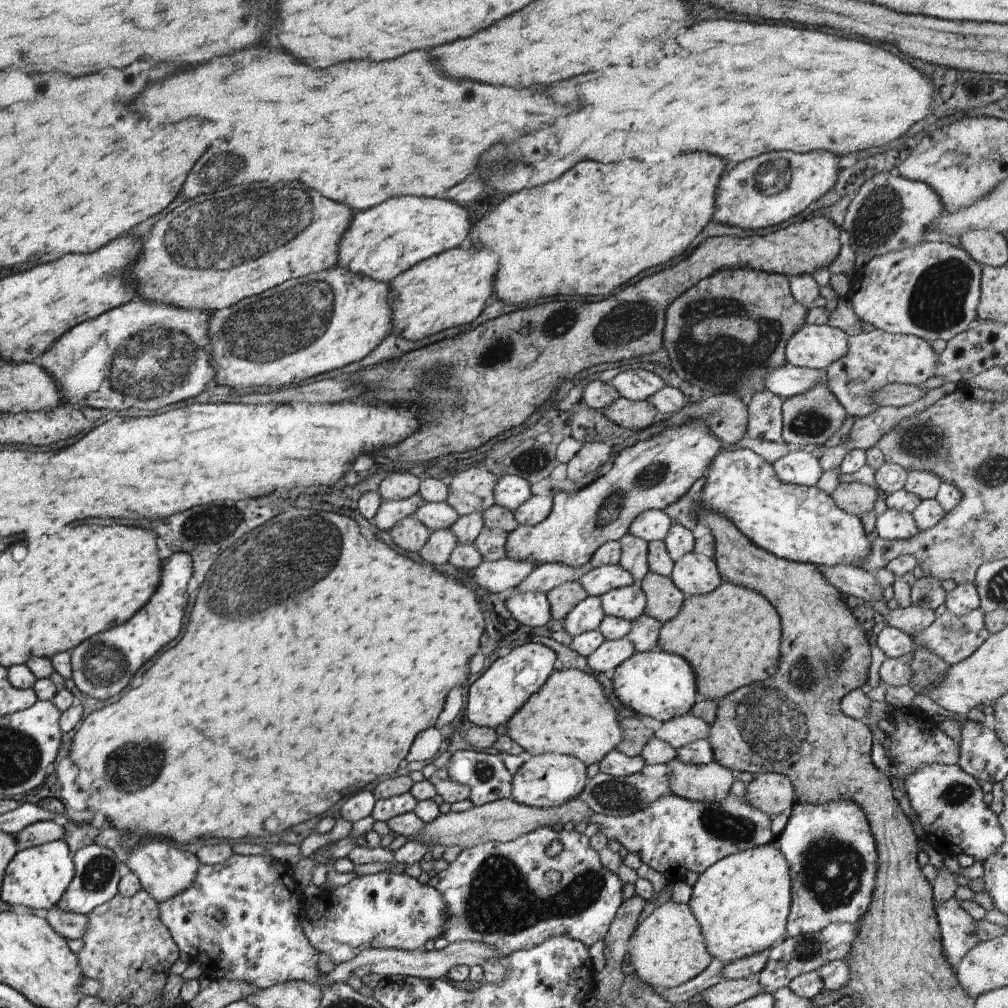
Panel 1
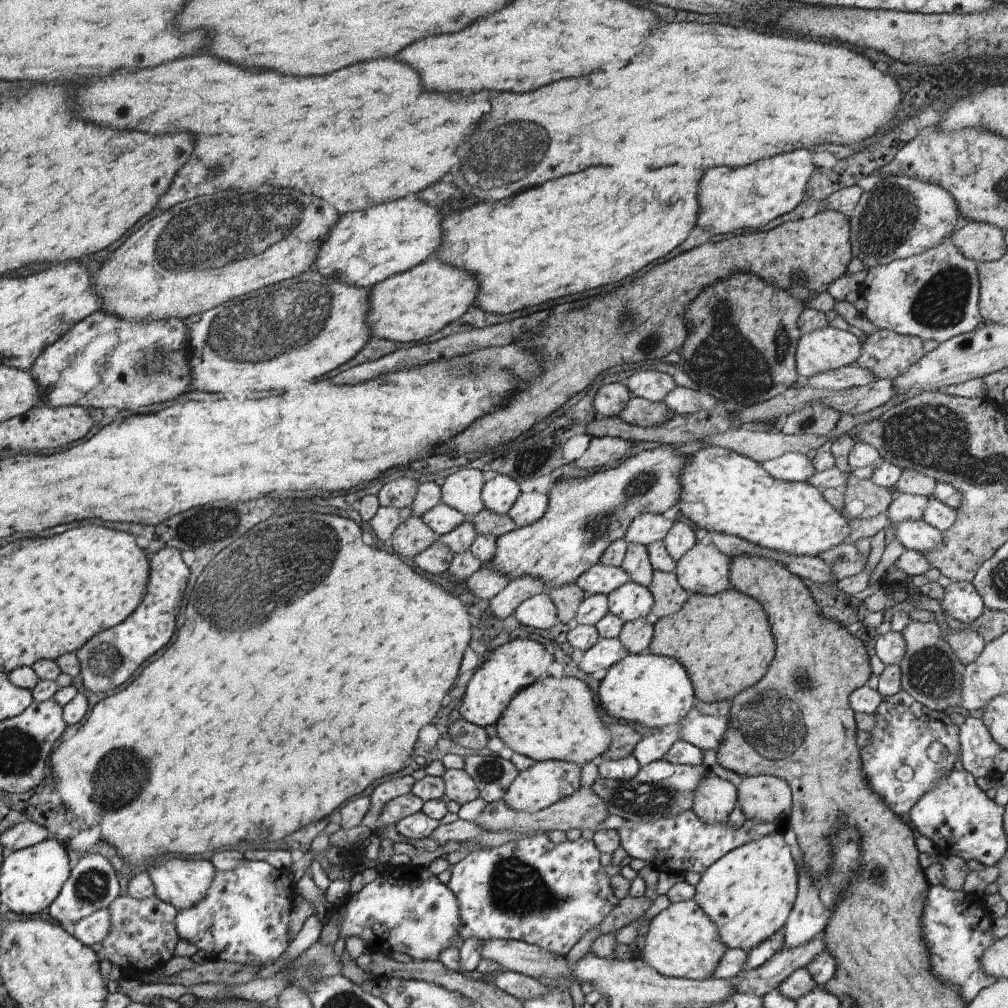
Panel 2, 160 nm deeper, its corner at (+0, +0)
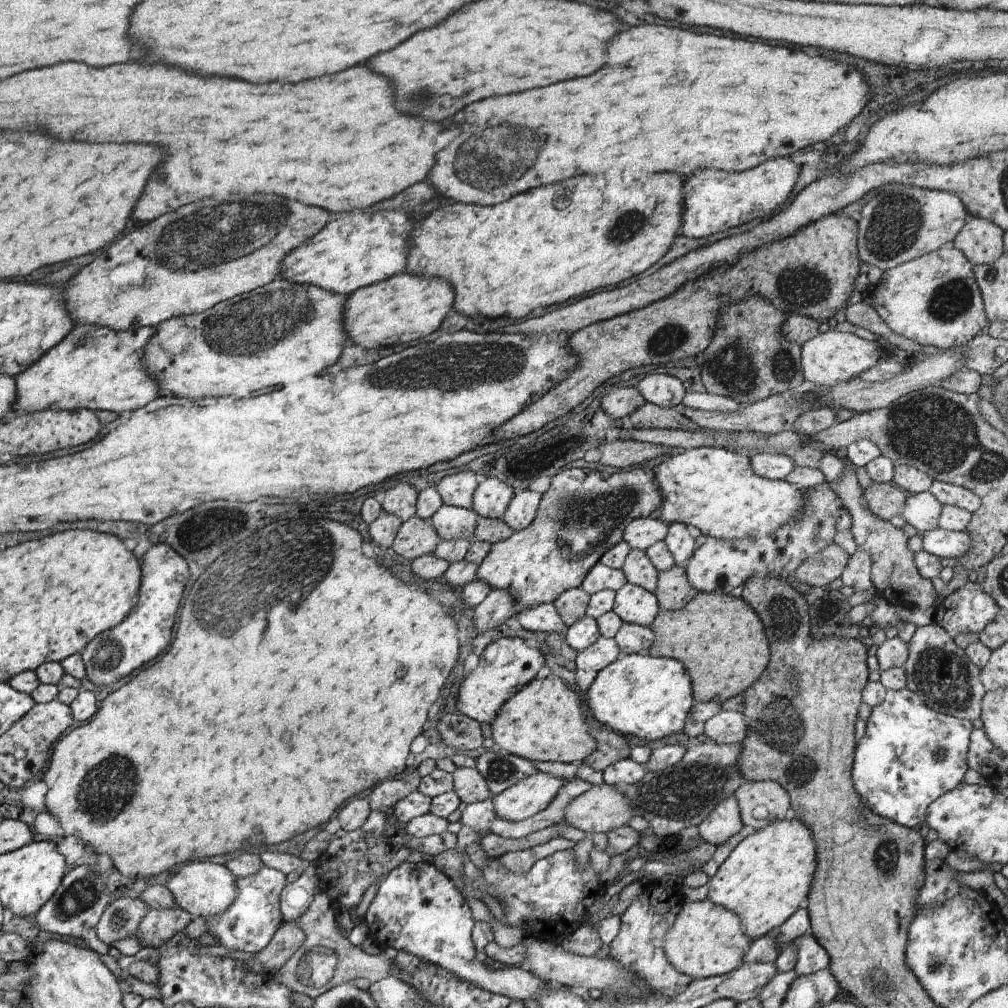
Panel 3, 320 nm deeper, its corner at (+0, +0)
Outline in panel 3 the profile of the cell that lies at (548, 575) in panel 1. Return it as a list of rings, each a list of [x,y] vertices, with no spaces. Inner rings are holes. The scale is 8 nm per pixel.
[[[491,589],[485,598],[474,606],[471,622],[477,632],[485,632],[503,625],[514,612],[514,602],[507,591]]]

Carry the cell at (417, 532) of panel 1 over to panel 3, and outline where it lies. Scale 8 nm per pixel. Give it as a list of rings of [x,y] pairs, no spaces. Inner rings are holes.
[[[413,515],[400,523],[391,548],[410,562],[412,559],[432,553],[440,539],[430,521],[421,520],[420,517]]]

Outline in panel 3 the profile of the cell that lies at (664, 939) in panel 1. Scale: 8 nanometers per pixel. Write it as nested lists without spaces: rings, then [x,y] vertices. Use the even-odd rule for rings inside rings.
[[[709,899],[685,903],[663,937],[665,958],[692,979],[724,975],[743,964],[745,951],[753,942],[742,929],[738,916]]]

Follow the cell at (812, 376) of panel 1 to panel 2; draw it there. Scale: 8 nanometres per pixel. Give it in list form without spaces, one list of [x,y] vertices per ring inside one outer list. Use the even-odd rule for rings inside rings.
[[[852,363],[838,370],[827,370],[827,372],[809,376],[805,380],[805,385],[803,387],[813,388],[813,390],[837,392],[849,388],[865,386],[865,384],[876,380],[876,378],[871,376],[869,370],[857,368],[857,366],[853,366]]]

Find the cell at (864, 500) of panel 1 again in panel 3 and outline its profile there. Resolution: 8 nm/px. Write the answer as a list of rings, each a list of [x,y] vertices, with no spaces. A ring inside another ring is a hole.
[[[872,483],[862,493],[868,509],[884,521],[900,515],[906,501],[906,492],[889,483]]]

